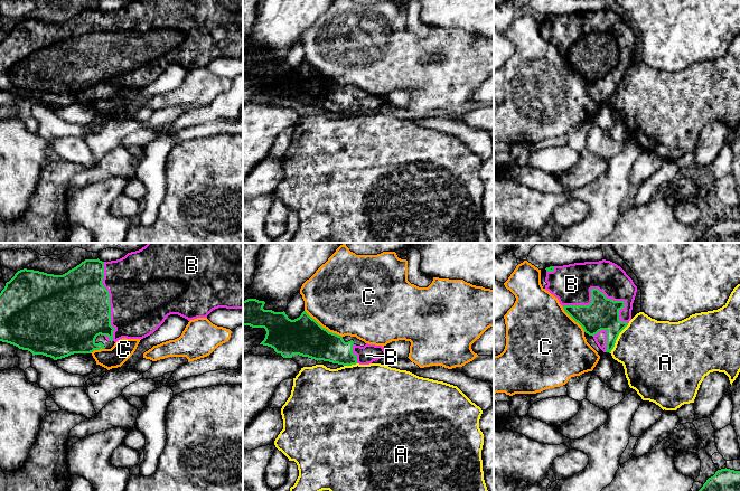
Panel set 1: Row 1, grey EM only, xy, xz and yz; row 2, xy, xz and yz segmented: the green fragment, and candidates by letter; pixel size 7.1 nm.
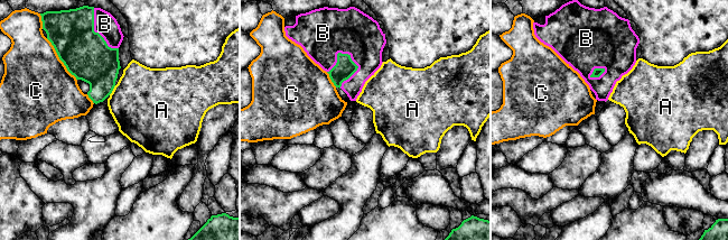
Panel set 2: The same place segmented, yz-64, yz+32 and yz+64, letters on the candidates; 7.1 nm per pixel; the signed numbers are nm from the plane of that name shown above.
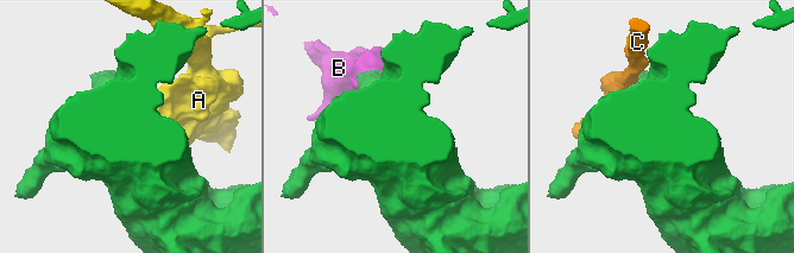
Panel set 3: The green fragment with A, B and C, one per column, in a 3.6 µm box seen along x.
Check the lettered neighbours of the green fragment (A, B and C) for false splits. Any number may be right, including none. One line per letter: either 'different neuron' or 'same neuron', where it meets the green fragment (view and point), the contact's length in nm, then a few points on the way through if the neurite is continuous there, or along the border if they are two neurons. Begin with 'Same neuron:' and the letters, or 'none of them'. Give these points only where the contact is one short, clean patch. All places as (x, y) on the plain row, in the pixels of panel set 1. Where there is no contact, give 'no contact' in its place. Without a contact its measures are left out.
Same neuron: B
A: different neuron | yz (617, 86) | 260 nm
B: same neuron | yz (599, 40) | 480 nm
C: different neuron | xz (324, 77) | 340 nm

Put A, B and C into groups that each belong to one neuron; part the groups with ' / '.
A / B / C

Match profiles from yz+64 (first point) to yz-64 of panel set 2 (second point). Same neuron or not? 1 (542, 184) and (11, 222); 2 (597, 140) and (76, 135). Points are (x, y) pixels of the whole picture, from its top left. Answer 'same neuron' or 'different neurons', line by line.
1: different neurons
2: different neurons

